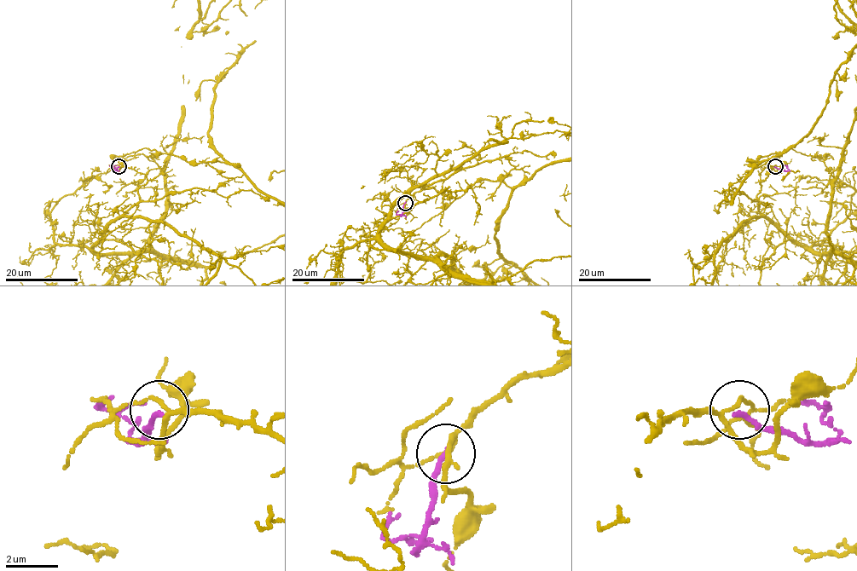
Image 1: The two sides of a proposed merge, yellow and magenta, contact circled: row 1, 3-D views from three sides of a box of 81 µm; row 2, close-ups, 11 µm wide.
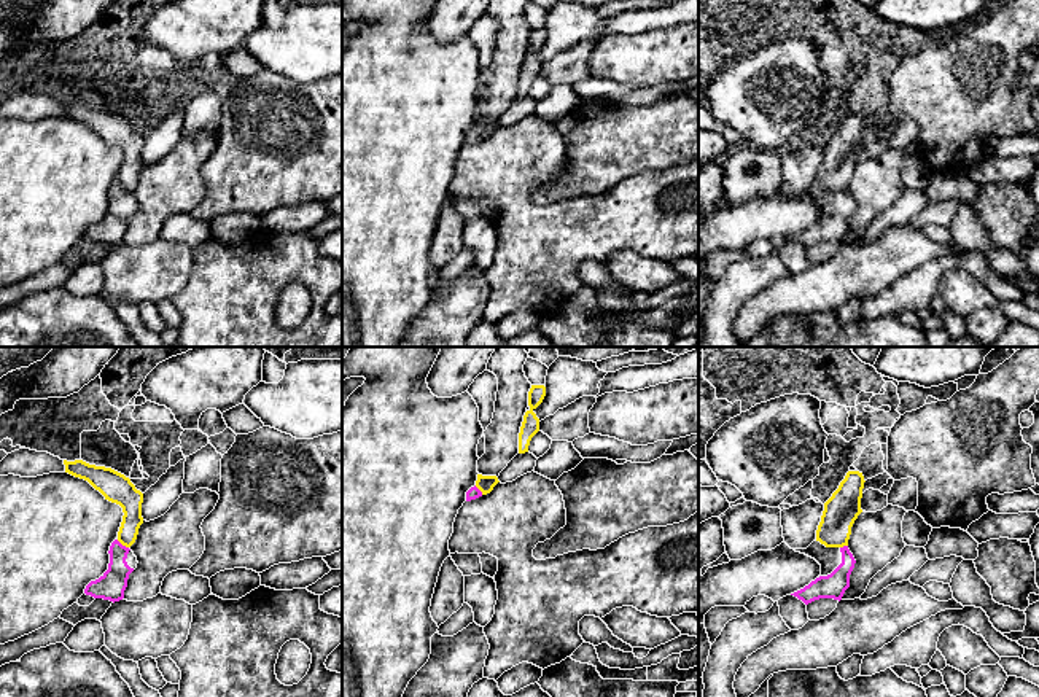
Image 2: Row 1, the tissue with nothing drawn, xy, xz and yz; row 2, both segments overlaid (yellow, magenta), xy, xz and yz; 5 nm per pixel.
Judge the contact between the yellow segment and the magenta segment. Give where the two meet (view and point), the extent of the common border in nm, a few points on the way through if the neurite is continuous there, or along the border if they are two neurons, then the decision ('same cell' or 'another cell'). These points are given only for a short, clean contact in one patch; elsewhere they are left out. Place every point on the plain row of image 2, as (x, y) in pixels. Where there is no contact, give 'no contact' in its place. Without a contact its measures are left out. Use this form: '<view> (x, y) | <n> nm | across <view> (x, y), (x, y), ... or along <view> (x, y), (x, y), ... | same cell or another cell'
xy (123, 188) | 80 nm | along xy (116, 183), (128, 191) | another cell

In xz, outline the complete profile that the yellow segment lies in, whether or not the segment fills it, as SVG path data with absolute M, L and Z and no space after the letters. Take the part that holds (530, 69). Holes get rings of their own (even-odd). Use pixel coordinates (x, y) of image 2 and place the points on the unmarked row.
M531 29L528 35L528 49L530 53L523 59L523 65L519 76L519 97L528 95L531 81L539 75L539 62L533 56L544 43L546 30Z

